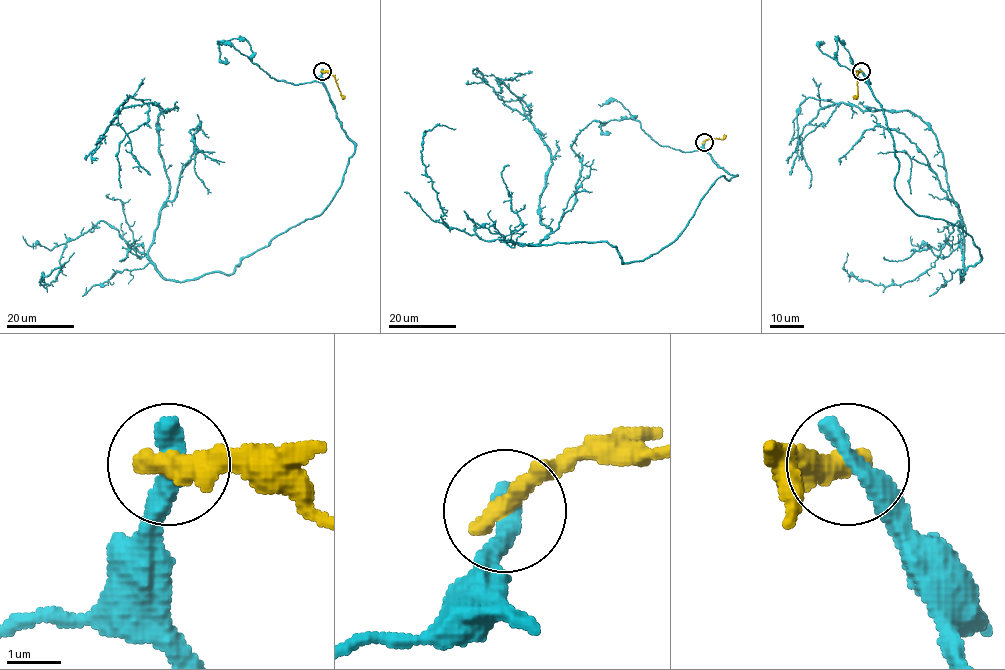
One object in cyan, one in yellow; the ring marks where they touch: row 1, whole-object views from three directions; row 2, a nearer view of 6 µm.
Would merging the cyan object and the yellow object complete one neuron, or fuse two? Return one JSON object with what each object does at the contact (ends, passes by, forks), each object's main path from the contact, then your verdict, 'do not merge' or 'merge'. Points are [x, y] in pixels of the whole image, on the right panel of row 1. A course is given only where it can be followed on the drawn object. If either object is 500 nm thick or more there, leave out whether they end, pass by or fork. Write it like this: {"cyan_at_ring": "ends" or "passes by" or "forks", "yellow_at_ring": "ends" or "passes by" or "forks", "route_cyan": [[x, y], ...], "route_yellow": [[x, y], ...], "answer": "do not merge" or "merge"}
{"cyan_at_ring": "ends", "yellow_at_ring": "ends", "route_cyan": [[861, 71], [899, 197], [961, 228], [981, 259], [961, 282], [944, 159], [908, 110], [808, 97], [790, 175]], "route_yellow": [[861, 71], [858, 72], [857, 95], [853, 99]], "answer": "do not merge"}

